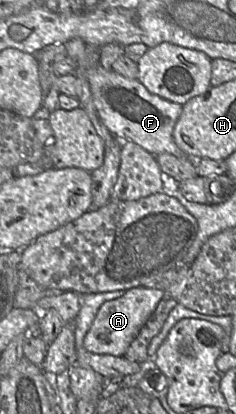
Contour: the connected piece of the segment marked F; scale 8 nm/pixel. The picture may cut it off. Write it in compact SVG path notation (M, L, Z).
M100 63L92 66L86 76L98 115L116 139L134 142L153 155L187 156L173 138L182 105L150 93L138 79L127 79L113 70L104 69Z

